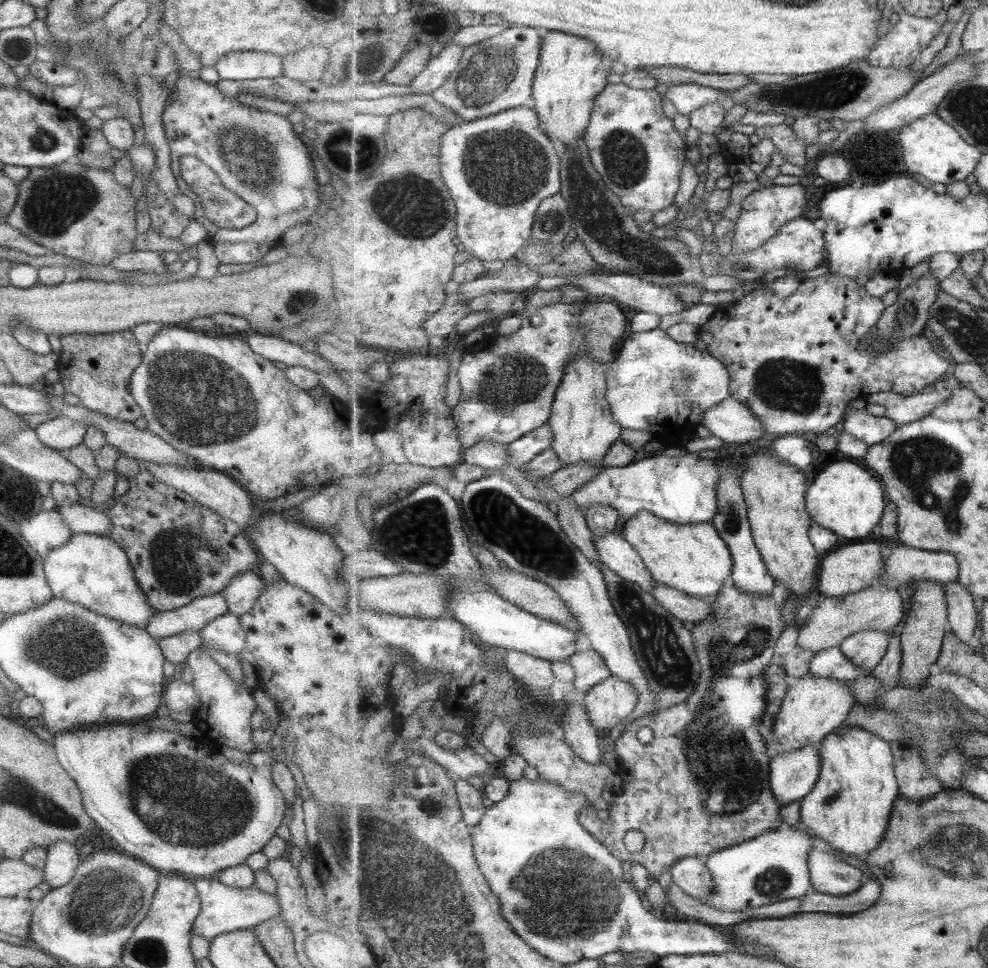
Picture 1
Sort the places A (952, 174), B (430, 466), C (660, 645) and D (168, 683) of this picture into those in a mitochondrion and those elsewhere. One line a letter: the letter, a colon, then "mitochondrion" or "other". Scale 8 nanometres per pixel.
A: other
B: other
C: mitochondrion
D: other

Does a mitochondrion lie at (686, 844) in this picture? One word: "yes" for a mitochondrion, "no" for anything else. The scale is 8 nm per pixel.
no

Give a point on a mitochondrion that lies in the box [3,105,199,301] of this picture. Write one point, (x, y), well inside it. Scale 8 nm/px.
(52, 203)

